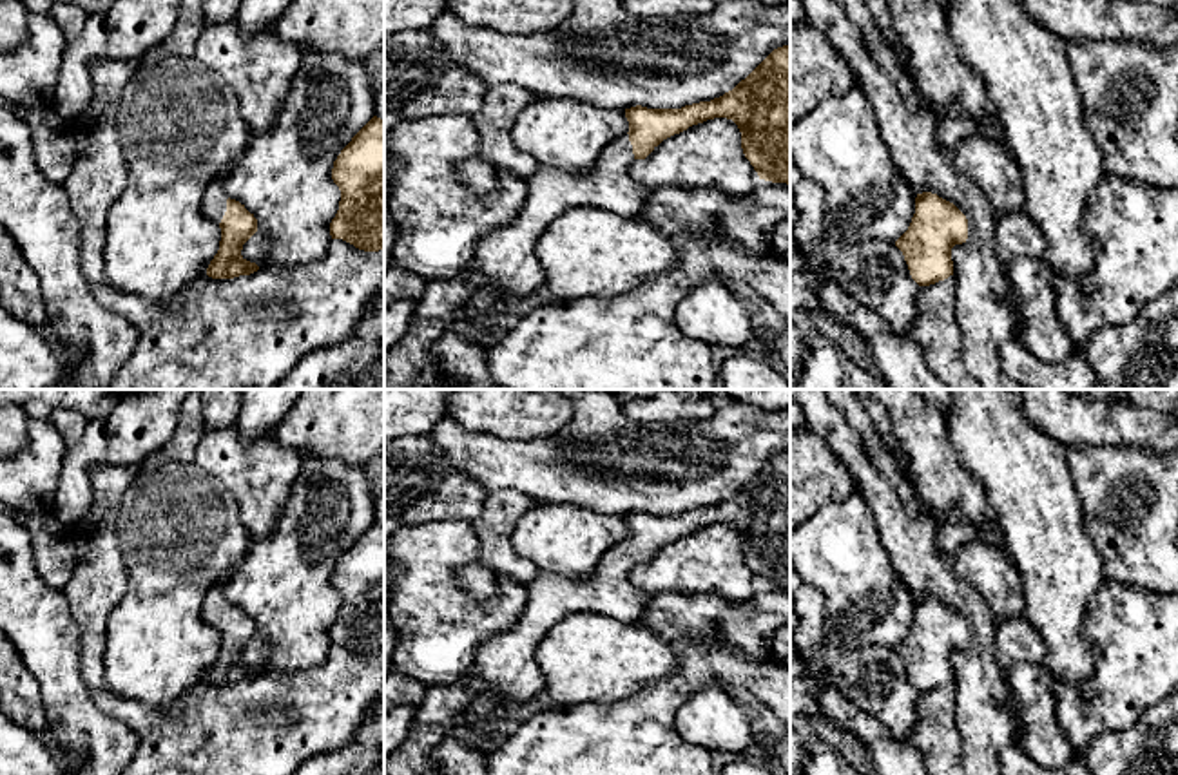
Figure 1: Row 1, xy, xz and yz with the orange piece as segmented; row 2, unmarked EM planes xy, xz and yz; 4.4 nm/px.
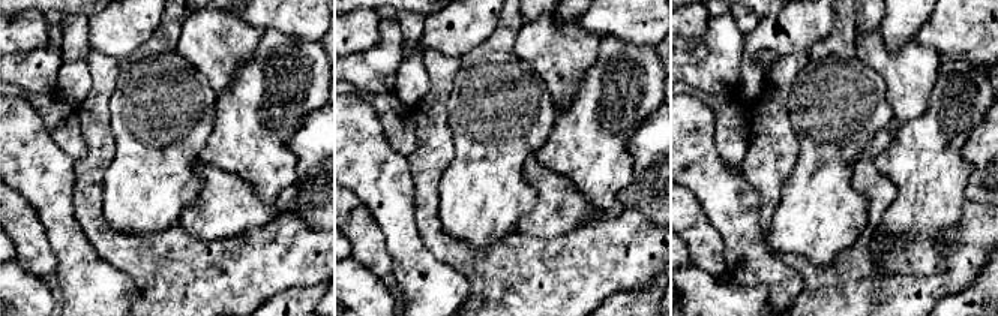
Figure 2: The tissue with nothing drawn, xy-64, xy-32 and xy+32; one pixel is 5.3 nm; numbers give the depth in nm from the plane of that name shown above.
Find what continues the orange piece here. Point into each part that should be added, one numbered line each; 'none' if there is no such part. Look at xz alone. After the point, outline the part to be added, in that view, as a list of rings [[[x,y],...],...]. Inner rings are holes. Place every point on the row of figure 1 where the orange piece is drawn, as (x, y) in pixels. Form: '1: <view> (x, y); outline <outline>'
1: xz (506, 259); outline [[[625,134],[602,150],[589,172],[540,165],[526,179],[527,197],[517,217],[478,241],[473,272],[426,282],[406,339],[384,357],[384,389],[455,389],[435,351],[442,333],[482,288],[498,290],[506,302],[531,297],[546,282],[536,243],[564,212],[593,206],[623,219],[640,217],[651,190],[629,174],[634,161]]]

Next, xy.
1: xy (214, 200); outline [[[237,158],[230,163],[230,167],[221,176],[214,177],[203,192],[201,212],[207,219],[217,225],[221,223],[227,212],[227,199],[228,199],[228,196],[223,190],[223,179],[234,168],[236,161]]]

